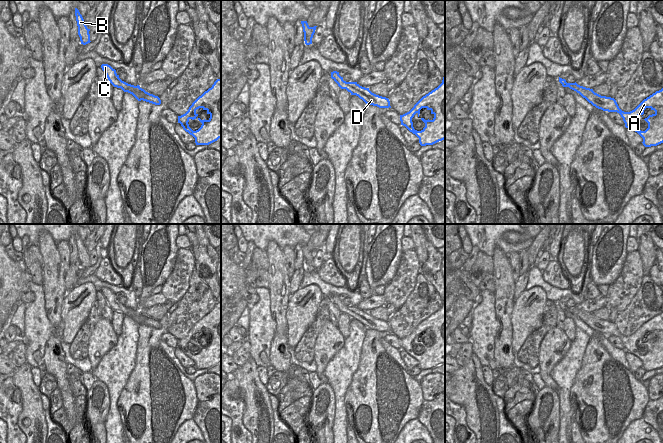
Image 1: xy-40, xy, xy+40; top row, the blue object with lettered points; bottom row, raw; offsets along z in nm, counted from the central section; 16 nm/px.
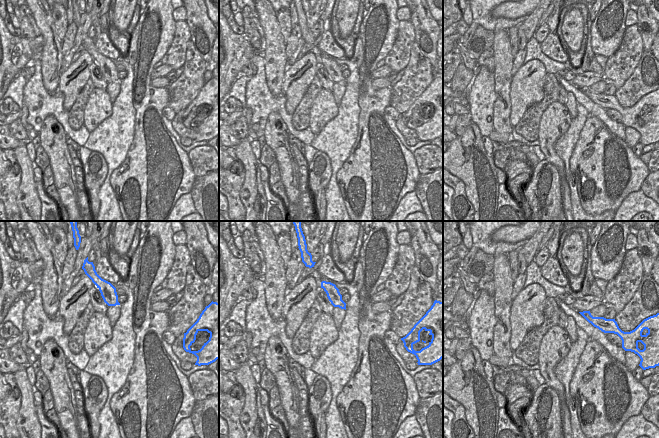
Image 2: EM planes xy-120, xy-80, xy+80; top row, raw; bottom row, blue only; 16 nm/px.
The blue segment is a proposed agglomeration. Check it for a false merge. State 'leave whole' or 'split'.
leave whole

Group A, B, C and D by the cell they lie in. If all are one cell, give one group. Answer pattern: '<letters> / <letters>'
A B C D

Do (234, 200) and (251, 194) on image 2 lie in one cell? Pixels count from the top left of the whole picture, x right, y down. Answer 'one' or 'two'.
two

